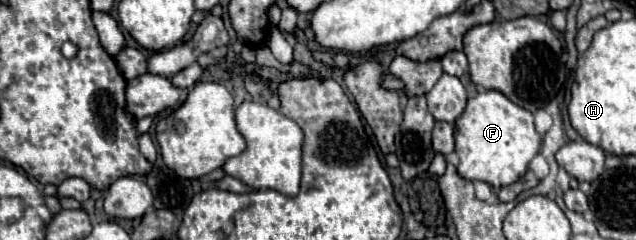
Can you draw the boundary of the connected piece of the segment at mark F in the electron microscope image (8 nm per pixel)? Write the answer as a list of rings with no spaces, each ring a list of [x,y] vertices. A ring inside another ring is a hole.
[[[481,91],[467,101],[465,111],[455,121],[455,153],[459,157],[457,171],[463,179],[485,181],[495,189],[517,183],[531,159],[539,153],[541,135],[535,131],[533,115],[511,103],[499,91]]]

